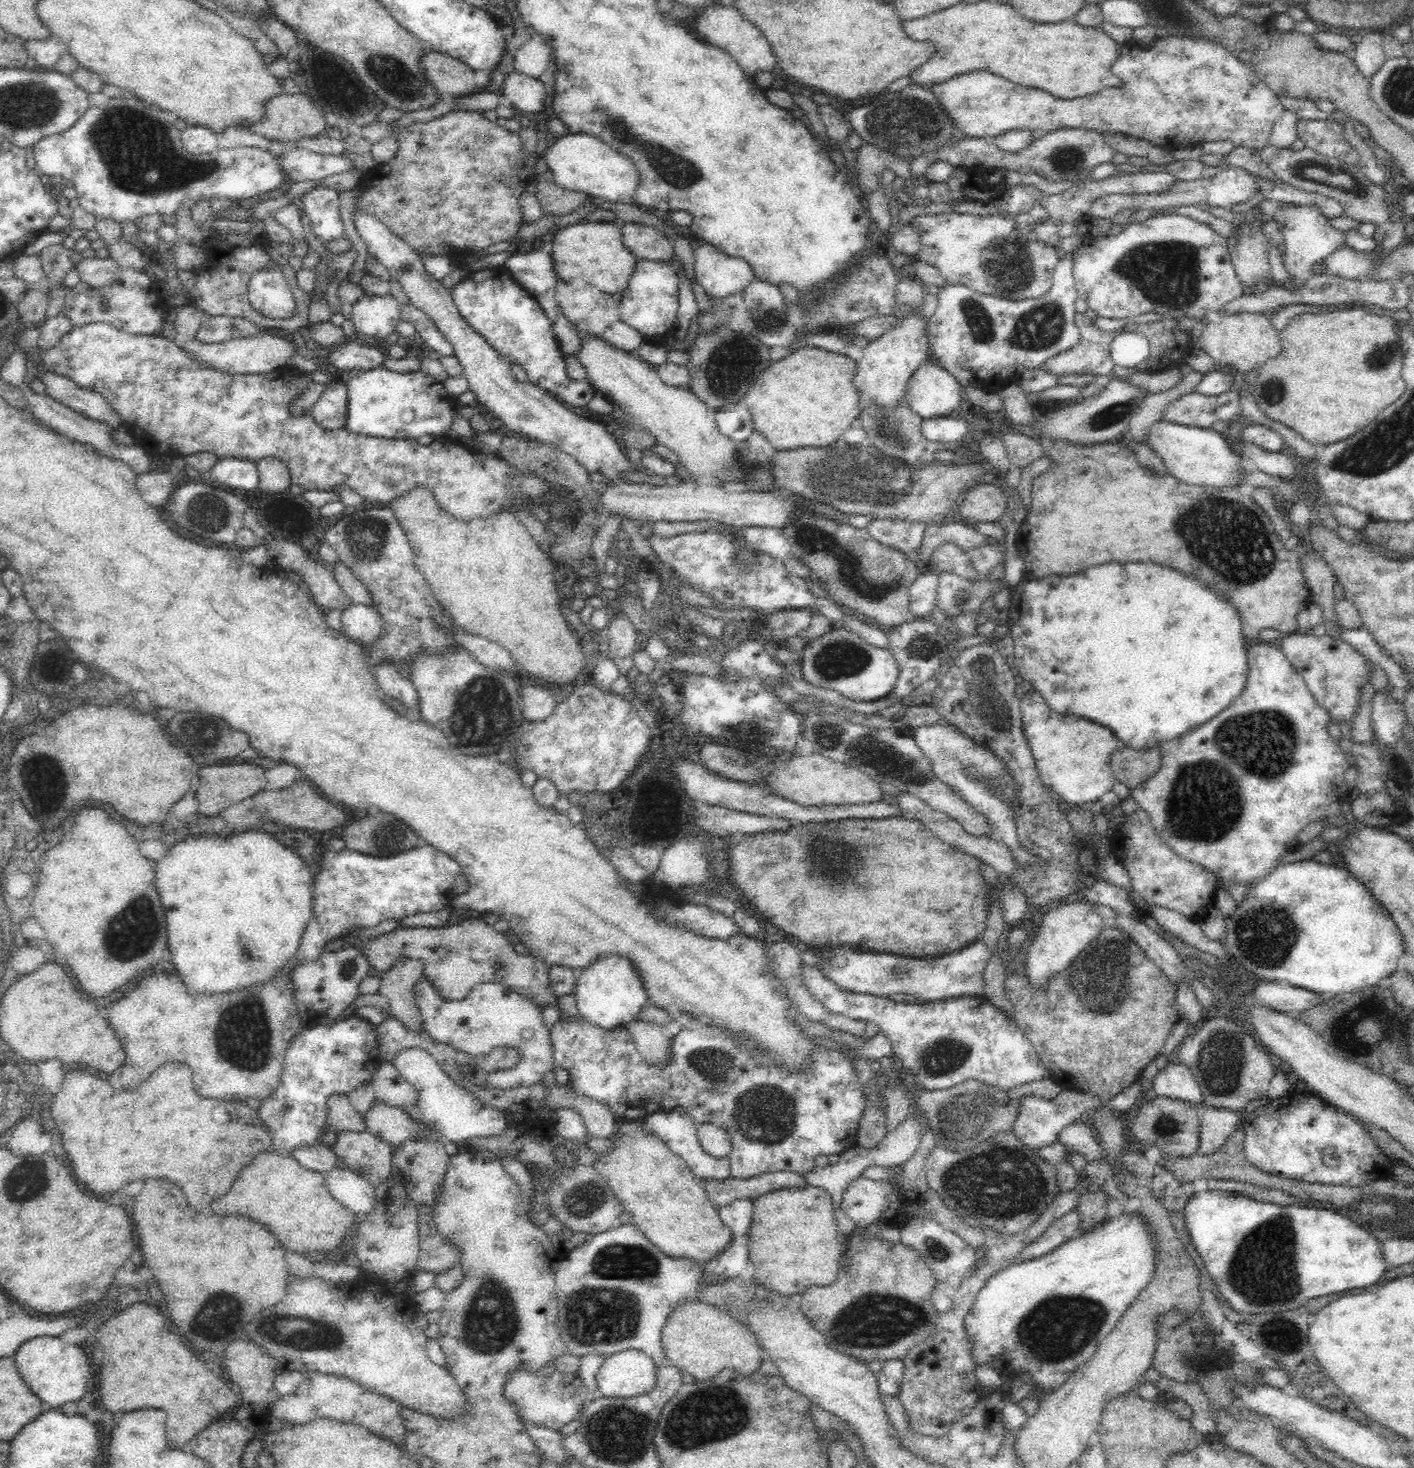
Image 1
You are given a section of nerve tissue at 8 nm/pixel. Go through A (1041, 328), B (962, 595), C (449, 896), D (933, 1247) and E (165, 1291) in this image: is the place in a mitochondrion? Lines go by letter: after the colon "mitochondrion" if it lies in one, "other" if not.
A: mitochondrion
B: mitochondrion
C: other
D: mitochondrion
E: other

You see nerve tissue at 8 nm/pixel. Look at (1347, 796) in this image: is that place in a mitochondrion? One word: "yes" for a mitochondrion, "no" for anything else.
no

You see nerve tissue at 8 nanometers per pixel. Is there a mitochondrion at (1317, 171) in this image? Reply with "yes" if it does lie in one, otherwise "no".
yes

